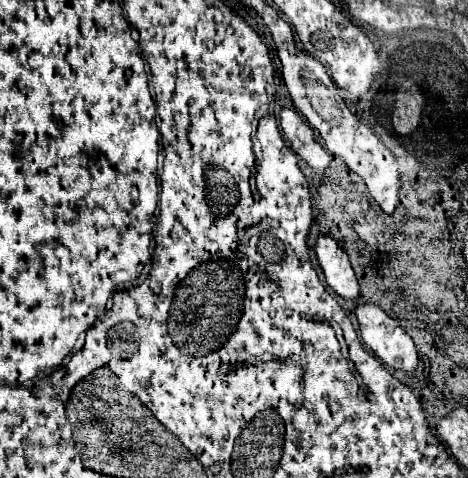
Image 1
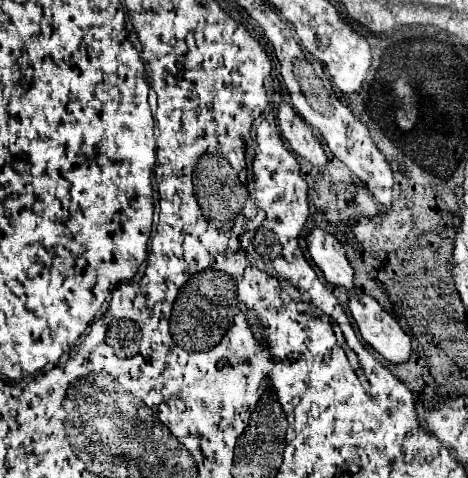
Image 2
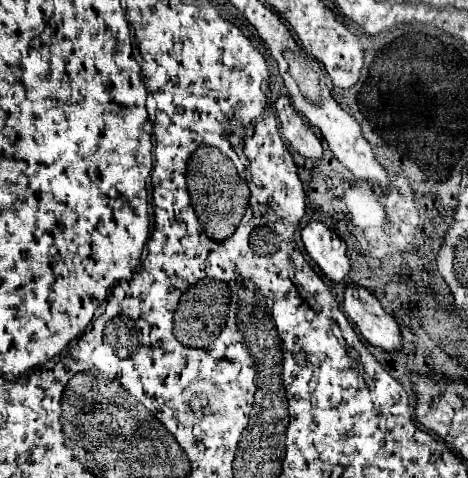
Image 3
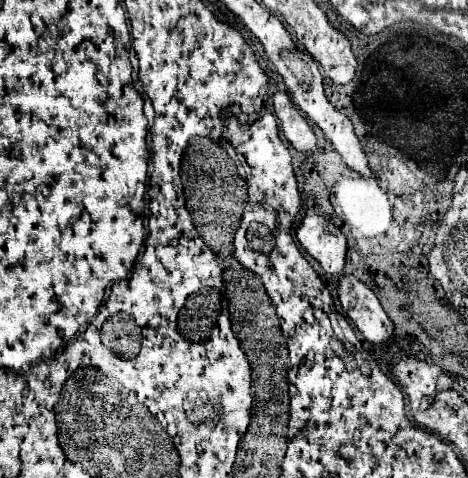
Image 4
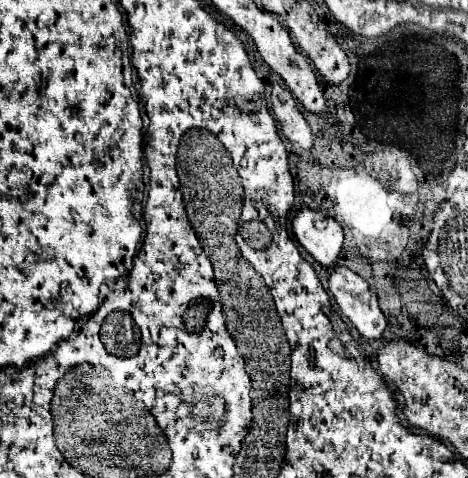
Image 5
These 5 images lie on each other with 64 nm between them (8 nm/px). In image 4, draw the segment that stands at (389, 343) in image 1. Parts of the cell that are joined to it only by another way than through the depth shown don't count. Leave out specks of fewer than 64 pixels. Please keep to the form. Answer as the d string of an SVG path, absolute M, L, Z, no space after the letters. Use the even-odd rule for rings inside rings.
M340 276L338 284L340 306L358 332L372 344L390 342L394 338L394 324L382 310L376 294L354 276Z

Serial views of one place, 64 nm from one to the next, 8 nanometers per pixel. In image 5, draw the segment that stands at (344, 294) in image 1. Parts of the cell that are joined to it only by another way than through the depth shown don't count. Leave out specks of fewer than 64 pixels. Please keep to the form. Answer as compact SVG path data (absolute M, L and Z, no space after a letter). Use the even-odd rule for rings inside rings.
M302 208L292 220L292 232L300 246L324 268L336 266L344 242L340 224L310 208Z

